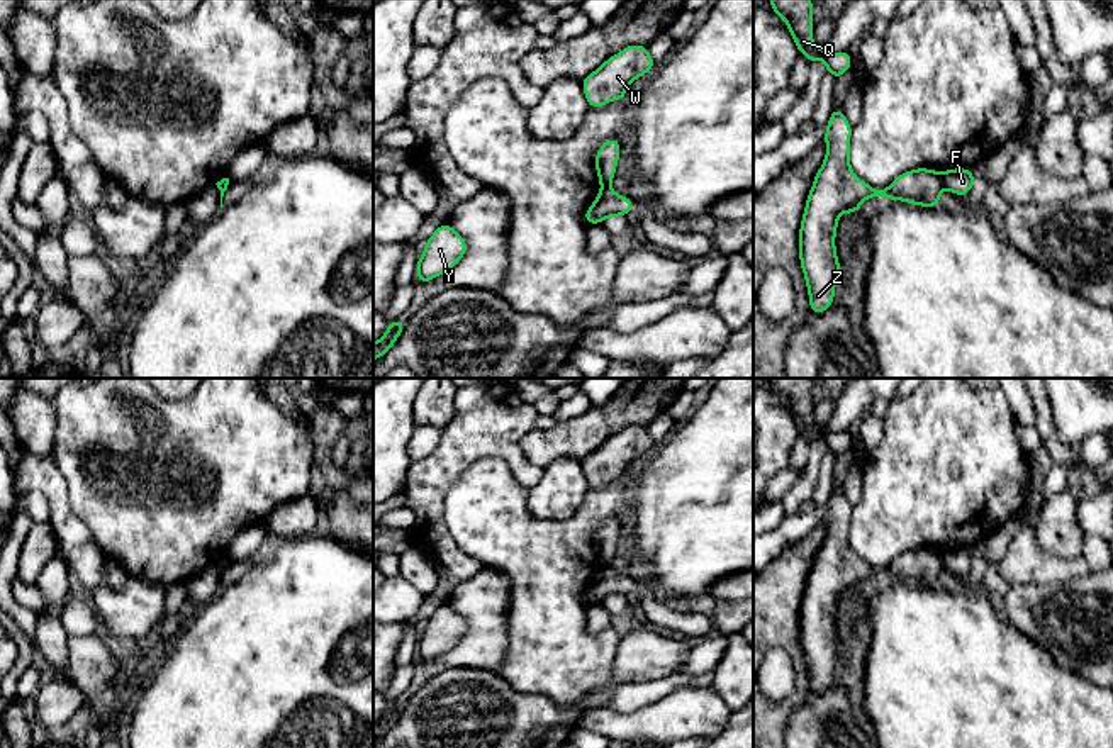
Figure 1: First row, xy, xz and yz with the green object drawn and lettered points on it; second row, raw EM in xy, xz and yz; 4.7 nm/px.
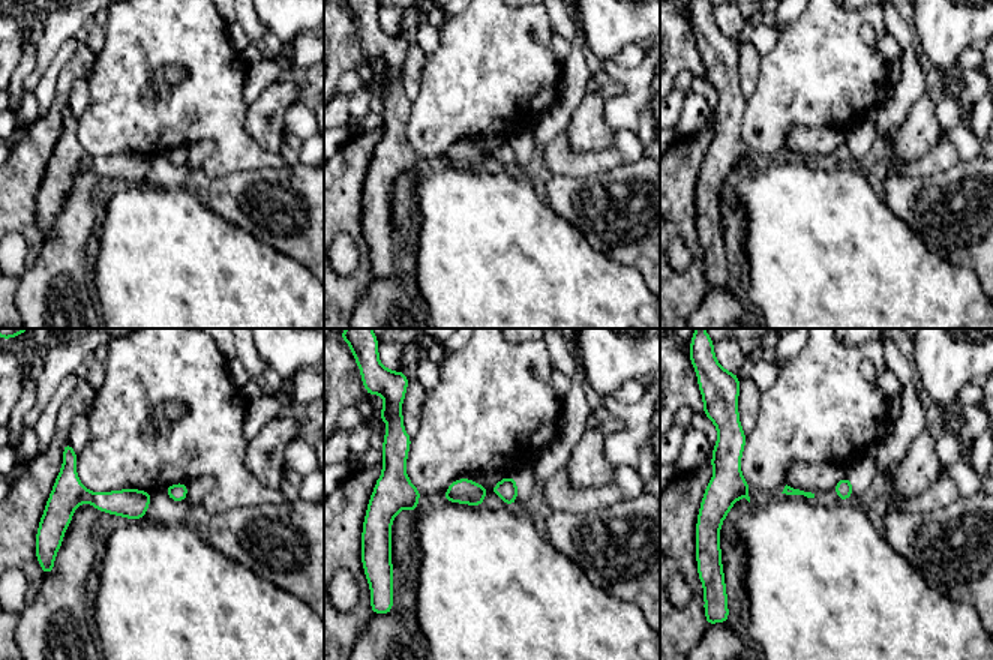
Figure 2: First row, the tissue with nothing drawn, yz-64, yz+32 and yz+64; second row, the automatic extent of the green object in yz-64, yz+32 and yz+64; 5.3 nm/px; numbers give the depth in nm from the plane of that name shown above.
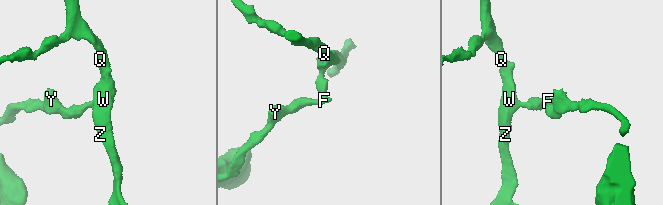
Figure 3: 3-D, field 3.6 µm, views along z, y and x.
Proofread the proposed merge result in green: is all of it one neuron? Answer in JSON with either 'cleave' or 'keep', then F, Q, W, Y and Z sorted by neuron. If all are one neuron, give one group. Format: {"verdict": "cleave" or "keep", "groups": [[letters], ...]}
{"verdict": "cleave", "groups": [["F", "Y"], ["Q", "W", "Z"]]}

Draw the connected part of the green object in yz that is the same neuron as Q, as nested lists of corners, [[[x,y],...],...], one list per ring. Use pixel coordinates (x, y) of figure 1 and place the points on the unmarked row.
[[[770,378],[769,385],[780,395],[794,417],[797,433],[804,433],[809,444],[821,439],[826,444],[826,453],[836,460],[852,446],[848,431],[826,433],[823,426],[813,422],[813,382],[809,378]]]

